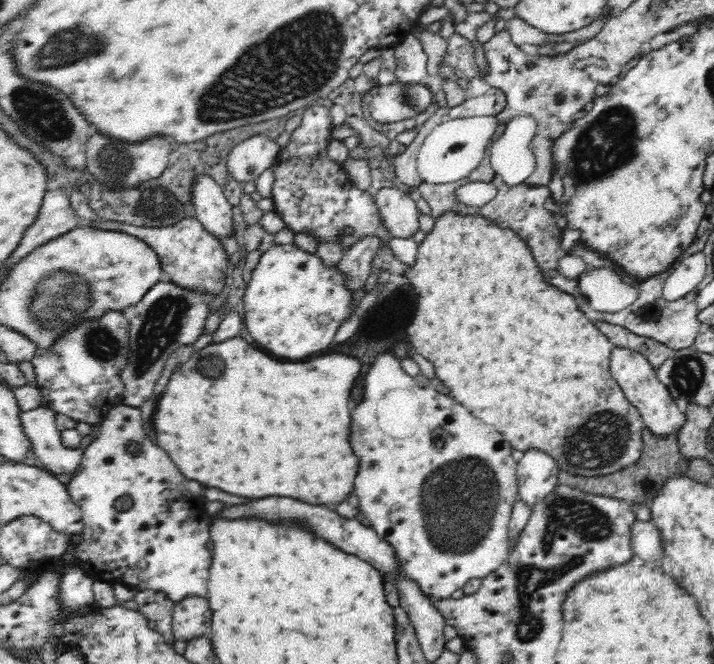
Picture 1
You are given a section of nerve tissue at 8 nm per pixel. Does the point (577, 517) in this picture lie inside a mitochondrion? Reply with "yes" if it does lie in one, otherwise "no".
yes

